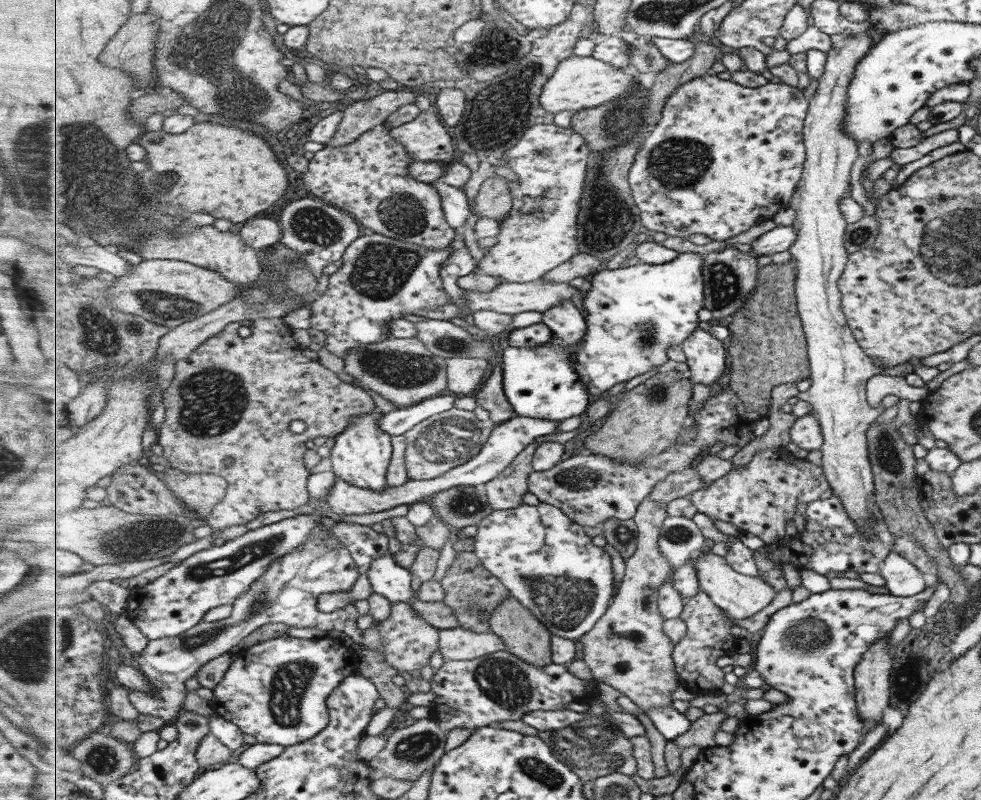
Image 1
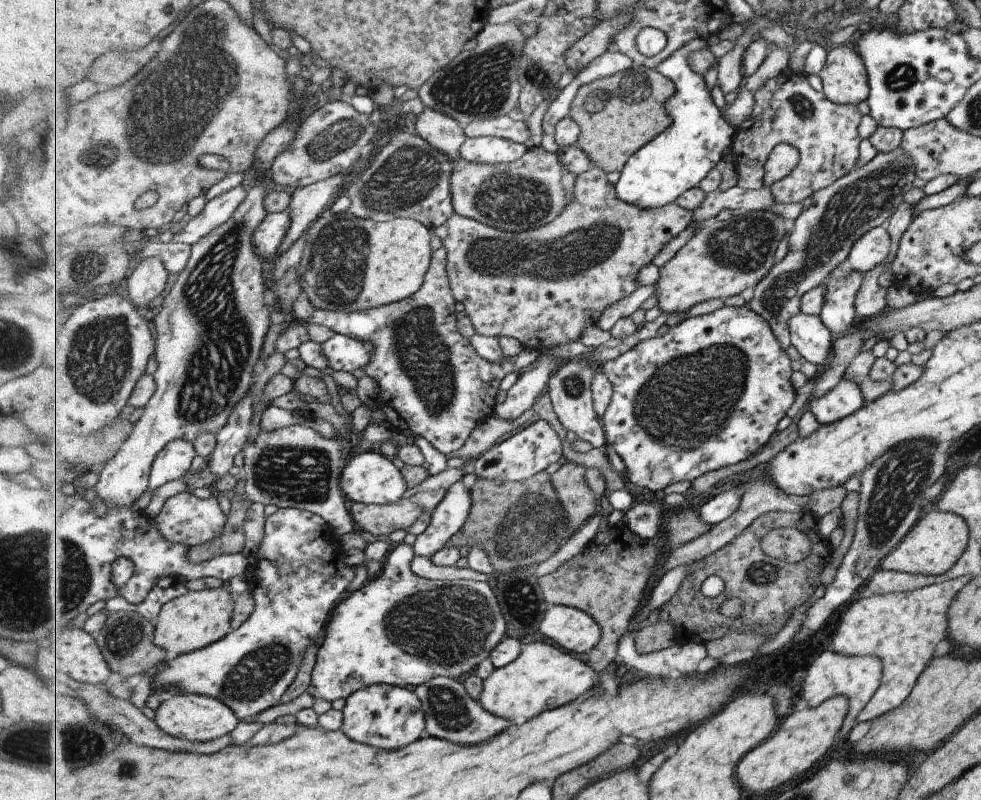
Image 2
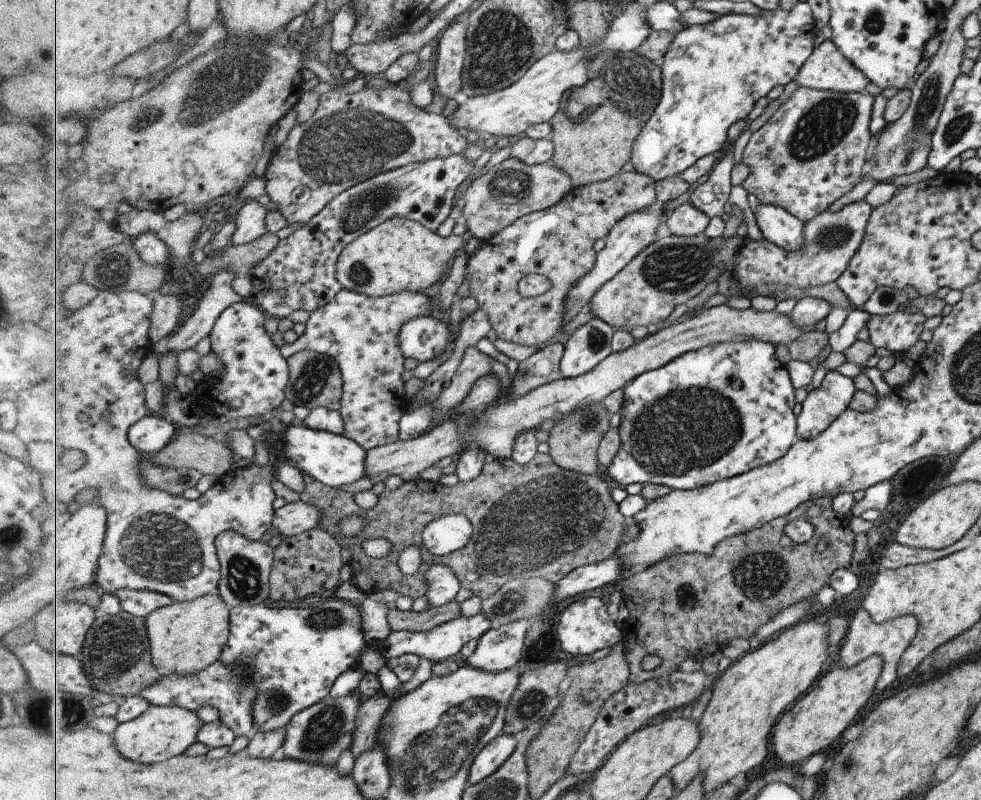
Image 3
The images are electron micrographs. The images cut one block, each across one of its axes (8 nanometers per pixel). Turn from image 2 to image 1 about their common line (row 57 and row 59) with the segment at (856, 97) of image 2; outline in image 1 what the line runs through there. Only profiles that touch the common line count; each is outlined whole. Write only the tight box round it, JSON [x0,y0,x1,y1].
[789,32,913,534]

